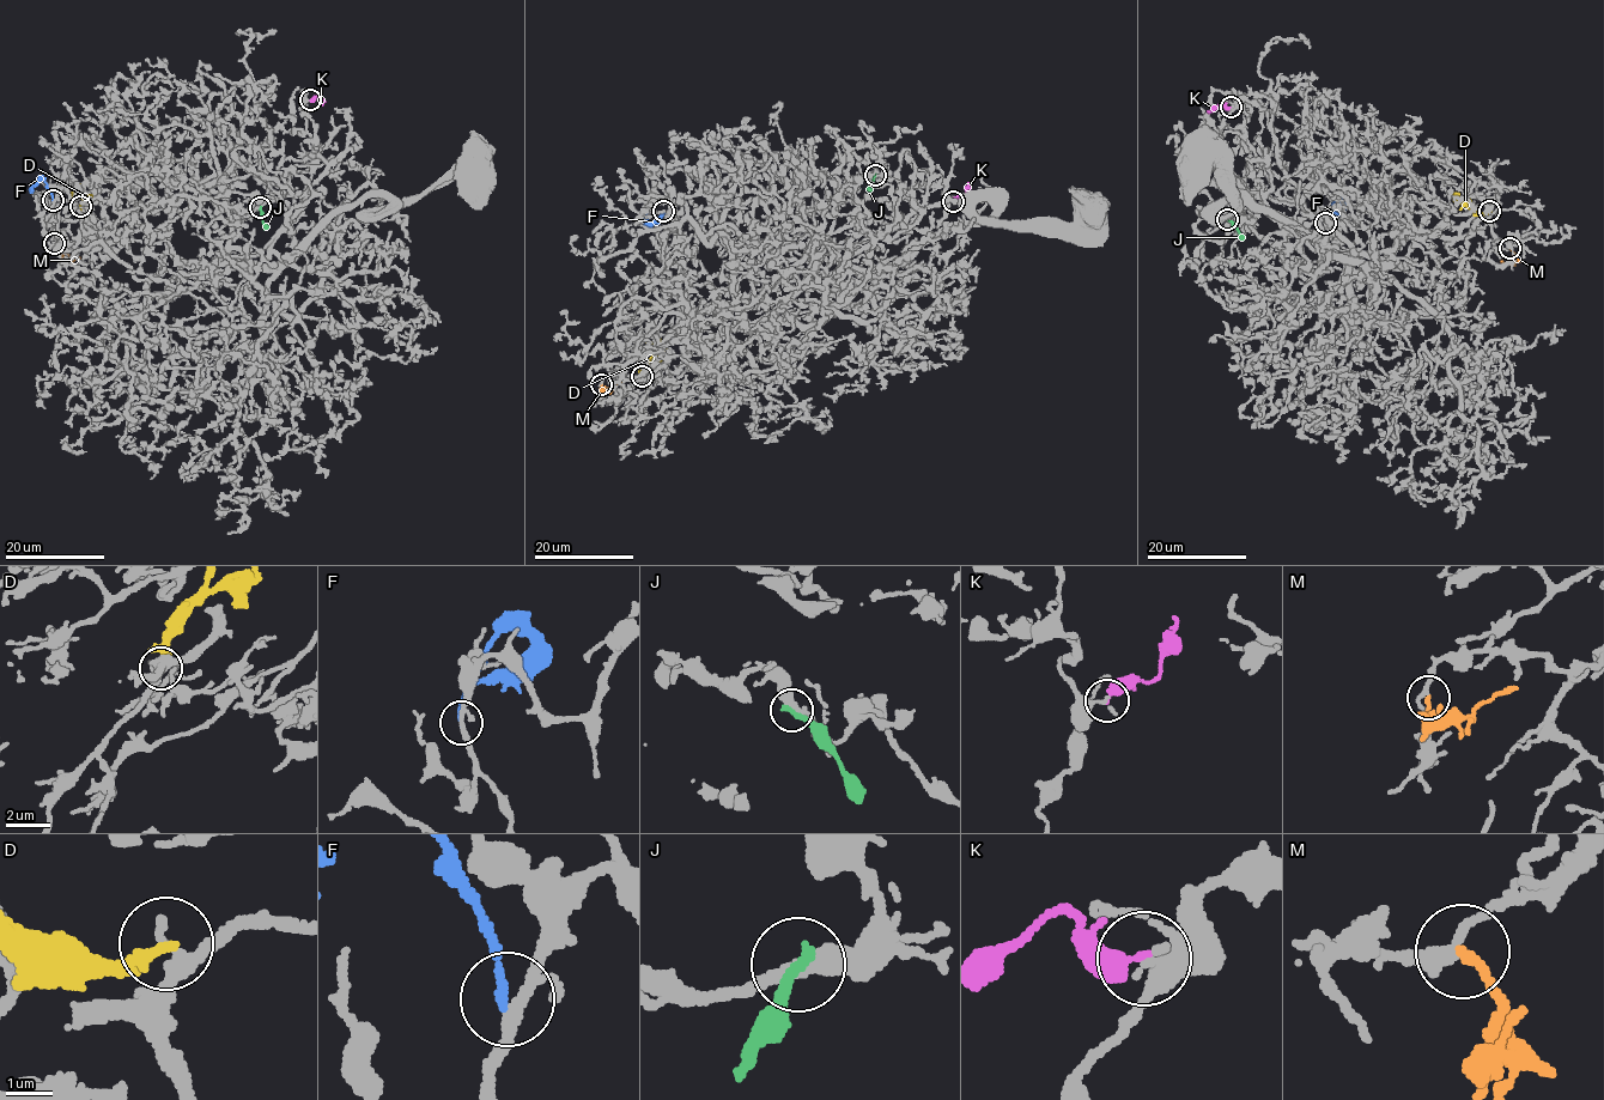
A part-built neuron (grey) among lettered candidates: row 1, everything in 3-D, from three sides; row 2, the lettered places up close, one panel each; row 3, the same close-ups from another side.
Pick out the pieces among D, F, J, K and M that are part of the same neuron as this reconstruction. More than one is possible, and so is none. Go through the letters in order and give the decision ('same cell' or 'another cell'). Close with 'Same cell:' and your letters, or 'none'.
D: another cell
F: another cell
J: another cell
K: another cell
M: same cell
Same cell: M

